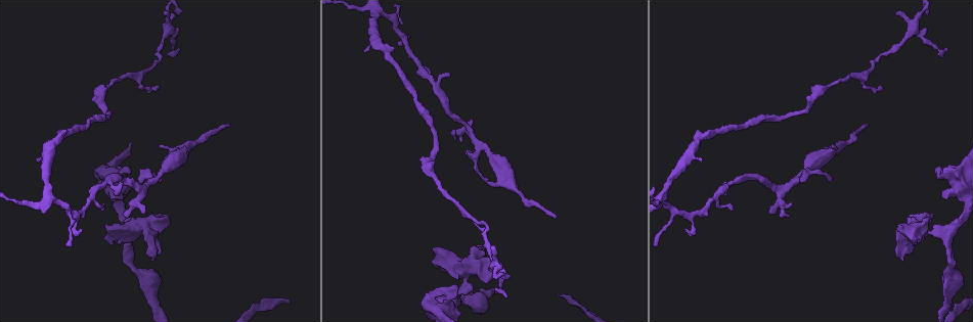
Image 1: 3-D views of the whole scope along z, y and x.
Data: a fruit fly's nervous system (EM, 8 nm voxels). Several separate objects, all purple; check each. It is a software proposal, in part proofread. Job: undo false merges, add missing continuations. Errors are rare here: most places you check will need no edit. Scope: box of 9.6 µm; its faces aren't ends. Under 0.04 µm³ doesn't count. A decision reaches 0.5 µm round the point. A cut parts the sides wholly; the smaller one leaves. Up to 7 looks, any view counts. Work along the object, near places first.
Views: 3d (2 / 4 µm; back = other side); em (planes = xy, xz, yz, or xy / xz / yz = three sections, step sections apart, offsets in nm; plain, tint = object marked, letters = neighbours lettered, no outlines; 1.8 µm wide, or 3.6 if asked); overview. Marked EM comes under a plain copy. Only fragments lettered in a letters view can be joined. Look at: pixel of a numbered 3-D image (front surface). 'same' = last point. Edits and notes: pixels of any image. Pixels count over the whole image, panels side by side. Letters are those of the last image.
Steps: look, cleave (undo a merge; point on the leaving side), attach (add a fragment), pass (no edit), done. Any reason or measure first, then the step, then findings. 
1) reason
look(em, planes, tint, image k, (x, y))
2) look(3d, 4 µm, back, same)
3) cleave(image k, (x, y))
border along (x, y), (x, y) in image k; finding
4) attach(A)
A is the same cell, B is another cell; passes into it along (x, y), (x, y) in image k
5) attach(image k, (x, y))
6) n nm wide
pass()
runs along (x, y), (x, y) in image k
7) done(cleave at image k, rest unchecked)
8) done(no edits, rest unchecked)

thick turns thin
look(em, yz, step 4, tint, image 1, (137, 230))

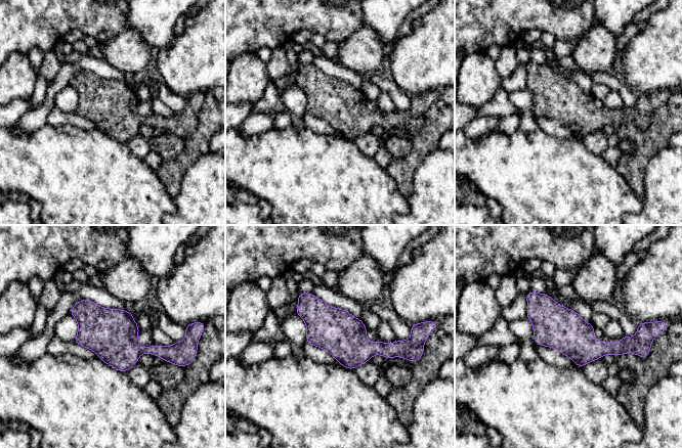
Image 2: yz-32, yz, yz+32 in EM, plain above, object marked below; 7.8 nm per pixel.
what lies round it
look(em, yz, step 4, letters, same)

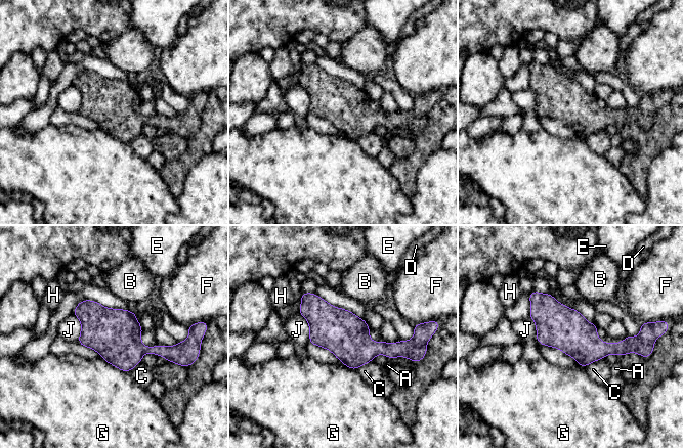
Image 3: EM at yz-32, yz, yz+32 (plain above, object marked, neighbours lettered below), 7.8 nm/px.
340 nm wide
pass()
A, B, C, D, E, F, G, H and J are other cells; border along (103, 359), (129, 373) in image 3; all the same neuron

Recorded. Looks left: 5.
branch stops here
look(3d, 4 µm, image 1, (227, 124))

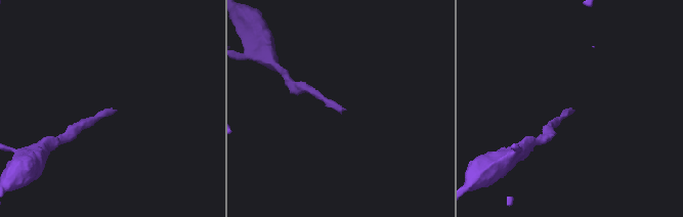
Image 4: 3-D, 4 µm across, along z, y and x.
need the tissue
look(em, planes, letters, image 4, (571, 110))

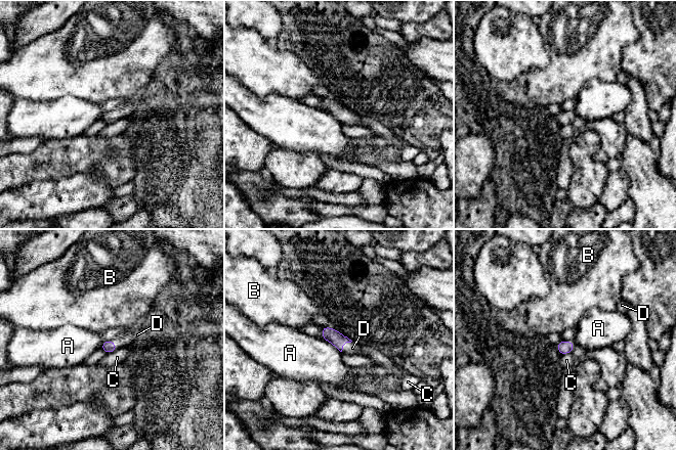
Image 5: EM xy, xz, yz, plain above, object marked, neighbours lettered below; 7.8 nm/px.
100 nm wide
attach(D)
D is the same cell, A, B and C are other cells; the neuron continues

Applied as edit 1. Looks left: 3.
branch stops here
look(em, xz, step 16, letters, image 1, (456, 284))

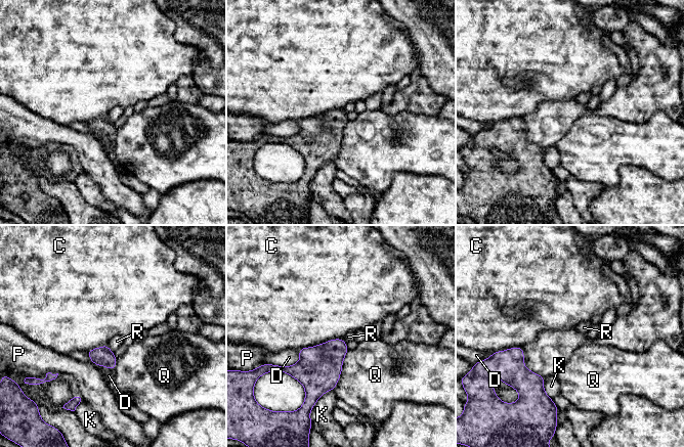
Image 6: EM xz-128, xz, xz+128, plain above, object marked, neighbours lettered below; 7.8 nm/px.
pass()
C, D, K, P, Q and R are other cells; border along (107, 344), (114, 353) in image 6; no lettered fragment goes on from it

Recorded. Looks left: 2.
done(attach at image 5, rest unchecked)

